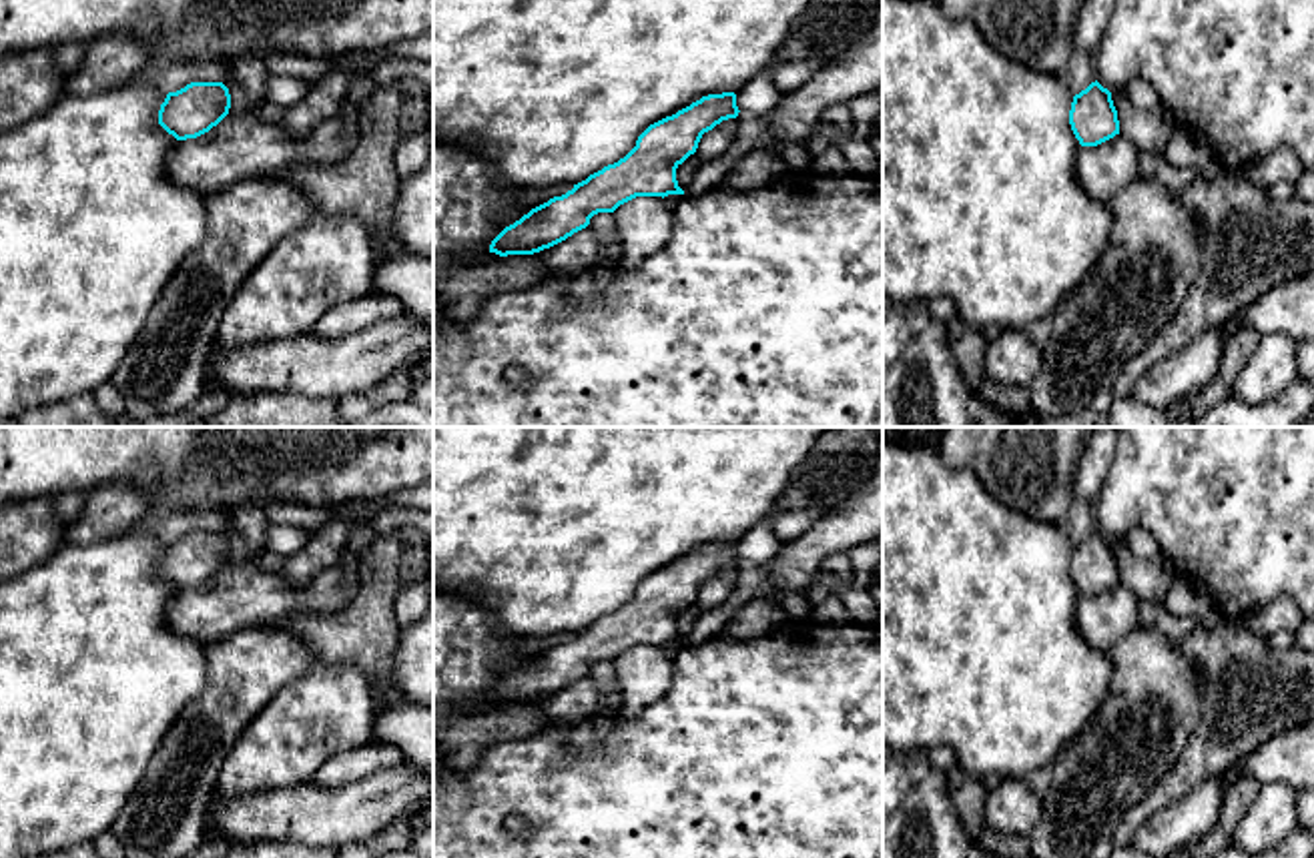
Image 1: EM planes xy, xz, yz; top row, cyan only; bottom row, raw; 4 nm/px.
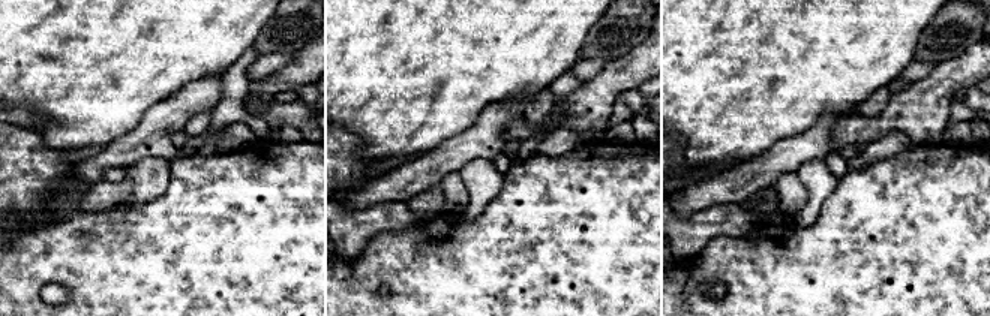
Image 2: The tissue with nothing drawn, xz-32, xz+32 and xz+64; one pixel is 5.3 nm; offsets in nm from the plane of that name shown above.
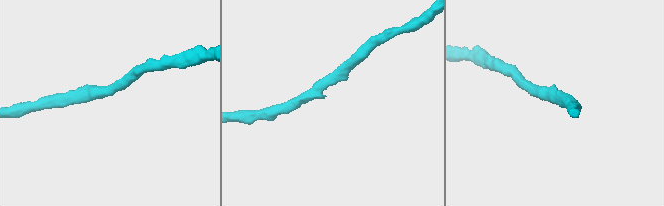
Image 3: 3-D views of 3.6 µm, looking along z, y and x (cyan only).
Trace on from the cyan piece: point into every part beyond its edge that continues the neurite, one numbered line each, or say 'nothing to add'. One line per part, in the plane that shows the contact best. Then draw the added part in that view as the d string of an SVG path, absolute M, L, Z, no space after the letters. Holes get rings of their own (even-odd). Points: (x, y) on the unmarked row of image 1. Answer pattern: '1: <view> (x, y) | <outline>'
nothing to add

